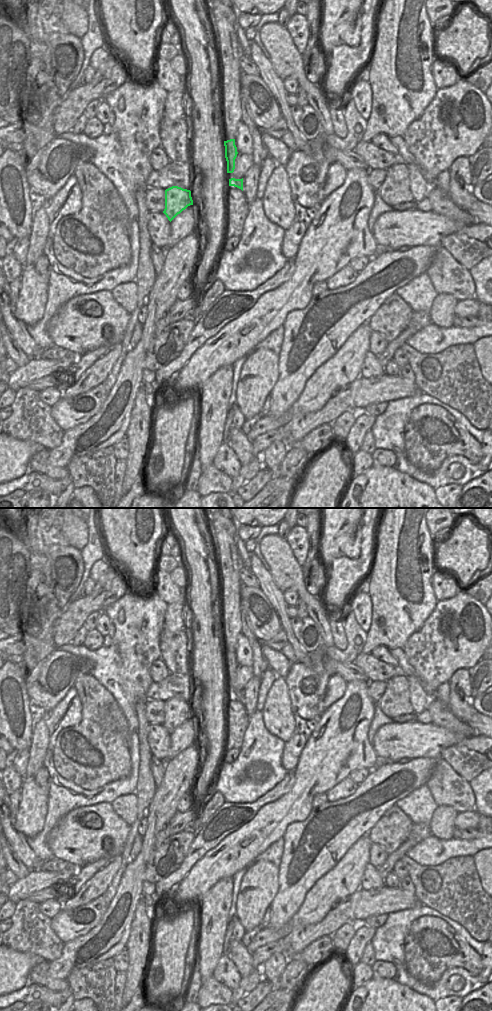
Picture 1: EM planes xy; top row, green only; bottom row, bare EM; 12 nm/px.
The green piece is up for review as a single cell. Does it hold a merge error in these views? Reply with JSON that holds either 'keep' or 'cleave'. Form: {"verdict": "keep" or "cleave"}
{"verdict": "cleave"}

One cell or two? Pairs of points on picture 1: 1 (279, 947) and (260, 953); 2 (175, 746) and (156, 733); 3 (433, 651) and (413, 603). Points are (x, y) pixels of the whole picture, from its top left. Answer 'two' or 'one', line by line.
1: one
2: two
3: two

